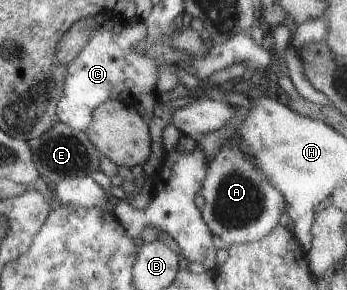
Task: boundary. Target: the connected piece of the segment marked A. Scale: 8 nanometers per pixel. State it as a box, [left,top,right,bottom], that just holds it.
[199,138,285,246]

